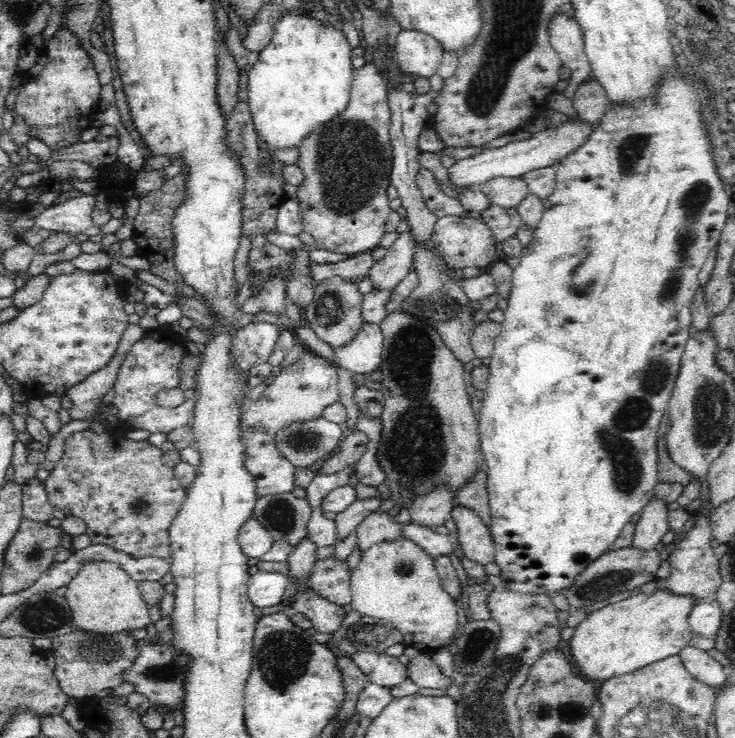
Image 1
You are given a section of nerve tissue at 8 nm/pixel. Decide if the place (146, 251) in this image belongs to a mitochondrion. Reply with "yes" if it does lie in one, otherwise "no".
no

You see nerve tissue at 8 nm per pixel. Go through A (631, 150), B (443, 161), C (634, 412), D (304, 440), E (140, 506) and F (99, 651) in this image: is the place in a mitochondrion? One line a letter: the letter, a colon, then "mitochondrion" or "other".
A: mitochondrion
B: other
C: mitochondrion
D: mitochondrion
E: mitochondrion
F: mitochondrion

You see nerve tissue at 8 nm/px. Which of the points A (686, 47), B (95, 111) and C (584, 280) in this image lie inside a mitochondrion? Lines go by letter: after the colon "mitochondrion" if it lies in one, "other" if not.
A: other
B: other
C: mitochondrion

